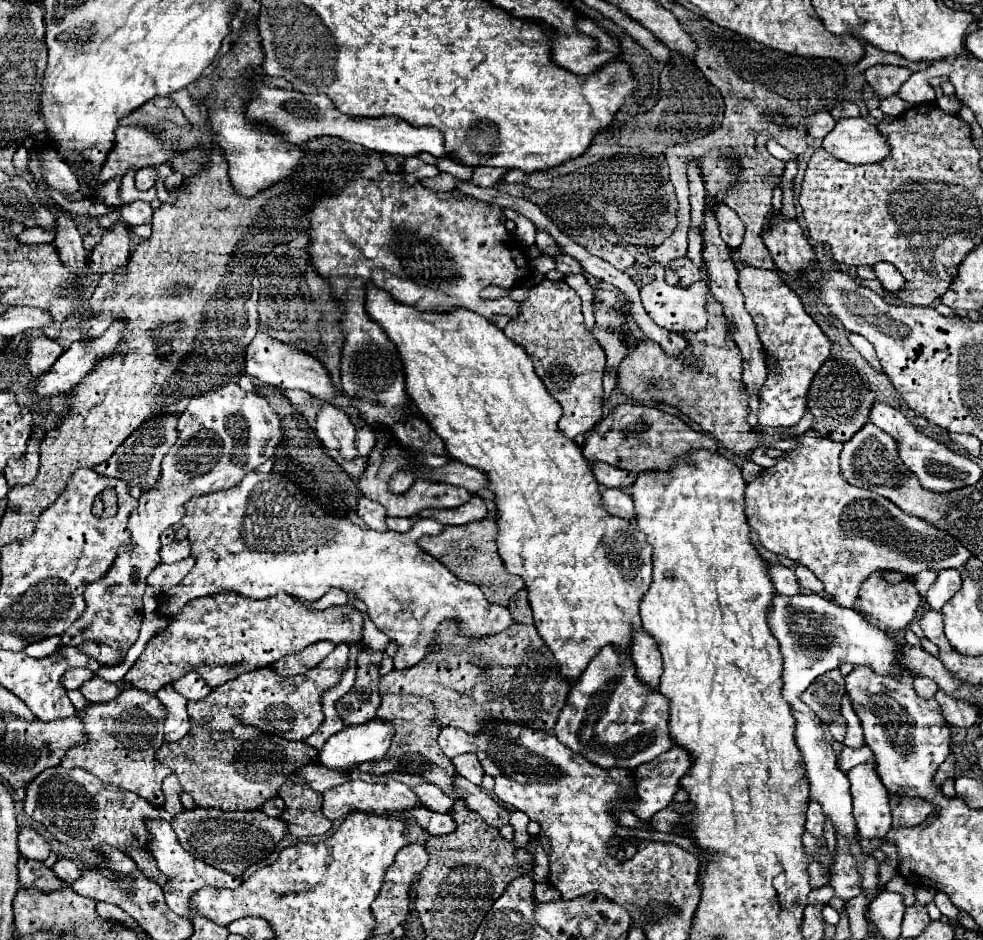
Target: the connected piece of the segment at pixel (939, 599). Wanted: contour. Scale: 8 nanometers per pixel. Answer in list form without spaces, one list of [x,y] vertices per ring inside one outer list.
[[[947,569],[947,571],[939,571],[937,573],[937,581],[929,587],[925,601],[929,607],[935,607],[937,611],[949,601],[951,595],[955,595],[961,589],[961,575],[955,569]]]

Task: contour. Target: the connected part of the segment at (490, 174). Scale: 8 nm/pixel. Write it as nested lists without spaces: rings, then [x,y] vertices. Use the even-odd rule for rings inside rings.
[[[475,167],[473,175],[467,183],[473,183],[477,187],[493,187],[501,177],[505,169],[495,169],[495,167]]]

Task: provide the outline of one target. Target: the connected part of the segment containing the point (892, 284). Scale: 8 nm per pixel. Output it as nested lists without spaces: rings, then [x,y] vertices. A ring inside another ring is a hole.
[[[881,261],[881,263],[875,263],[873,265],[875,273],[877,273],[877,279],[881,281],[881,285],[891,291],[891,293],[897,293],[903,289],[905,281],[903,281],[903,275],[895,269],[895,265],[887,263],[887,261]]]

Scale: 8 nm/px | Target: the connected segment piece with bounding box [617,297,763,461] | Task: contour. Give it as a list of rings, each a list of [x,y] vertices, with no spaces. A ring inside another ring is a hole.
[[[715,297],[707,299],[707,311],[707,329],[687,333],[689,347],[681,357],[667,357],[657,343],[641,341],[619,365],[617,391],[629,401],[663,401],[677,407],[699,423],[703,431],[713,433],[729,459],[751,461],[753,451],[763,445],[763,437],[747,423],[751,409],[749,395],[741,383],[741,353],[729,335],[721,305]],[[647,381],[657,383],[657,389],[647,391]]]

